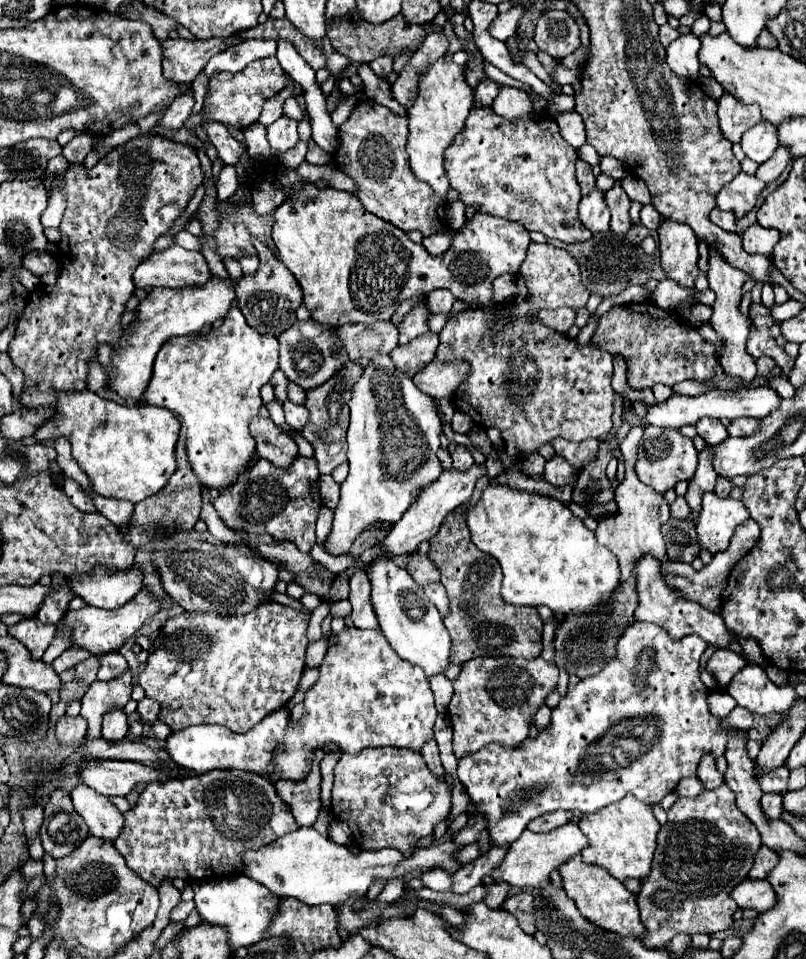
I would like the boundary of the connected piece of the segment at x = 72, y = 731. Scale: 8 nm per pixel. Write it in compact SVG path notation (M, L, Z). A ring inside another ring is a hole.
M62 716L56 724L56 738L66 746L80 746L86 738L86 720L82 716Z

